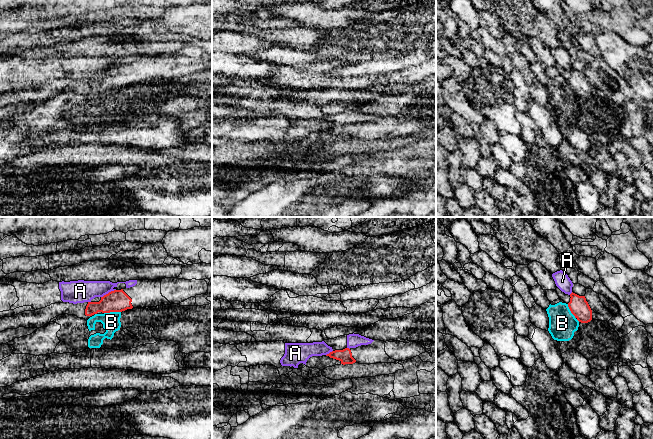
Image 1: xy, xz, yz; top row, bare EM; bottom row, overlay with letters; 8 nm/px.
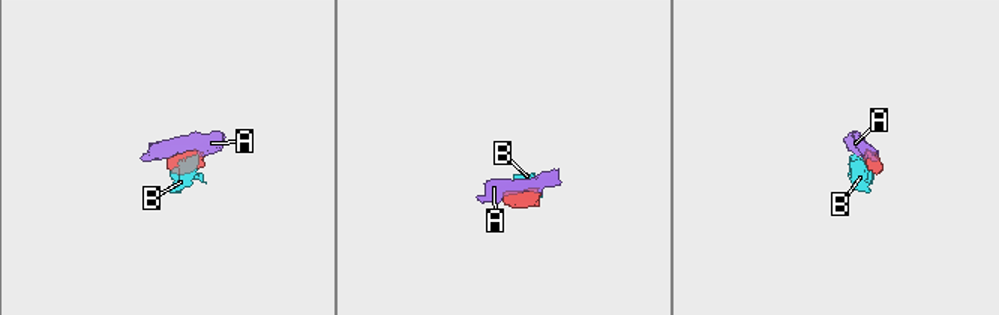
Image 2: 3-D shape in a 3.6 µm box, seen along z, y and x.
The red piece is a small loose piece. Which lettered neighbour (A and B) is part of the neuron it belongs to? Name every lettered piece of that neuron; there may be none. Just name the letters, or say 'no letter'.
no letter

